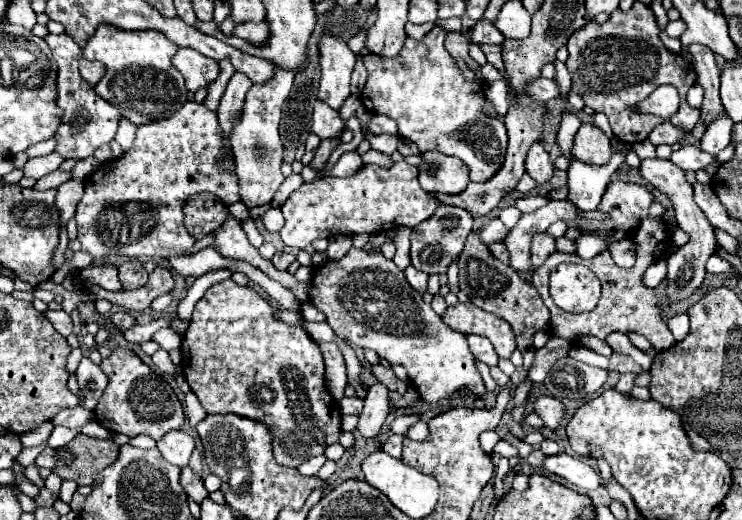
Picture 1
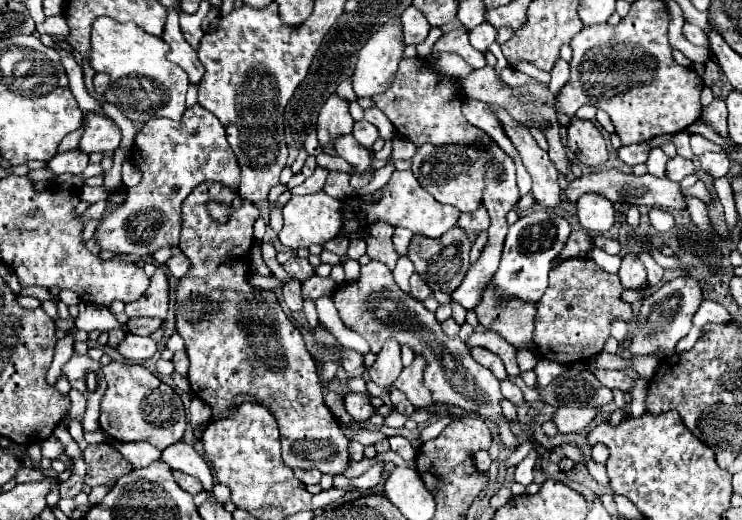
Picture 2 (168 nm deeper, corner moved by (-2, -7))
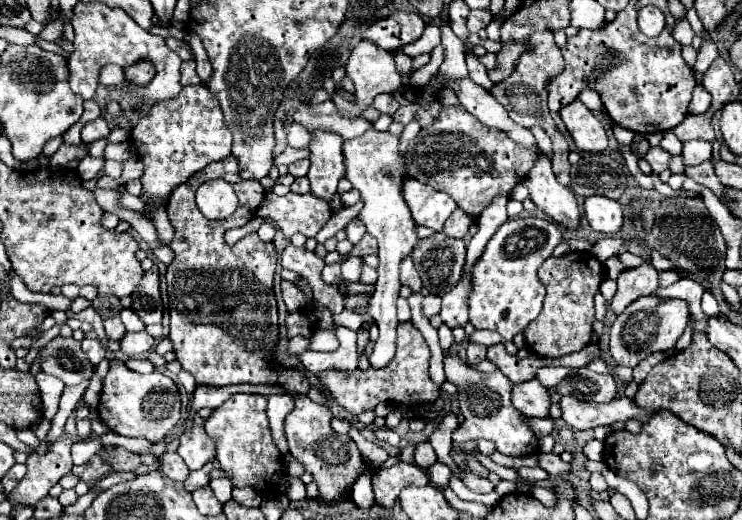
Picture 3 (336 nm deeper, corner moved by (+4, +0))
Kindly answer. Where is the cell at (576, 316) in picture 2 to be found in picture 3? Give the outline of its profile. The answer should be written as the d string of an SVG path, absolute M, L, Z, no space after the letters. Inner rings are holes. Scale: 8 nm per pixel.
M566 253L562 257L548 257L540 267L538 267L538 277L546 285L546 299L544 299L544 309L534 319L526 331L526 345L540 357L562 357L574 351L580 351L588 345L590 333L592 333L592 321L594 321L594 295L600 289L600 283L604 279L604 265L592 255L592 253Z

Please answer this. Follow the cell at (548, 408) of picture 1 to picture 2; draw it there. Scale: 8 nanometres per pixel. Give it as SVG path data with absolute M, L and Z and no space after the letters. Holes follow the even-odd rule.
M558 408L552 414L552 422L560 434L572 434L588 426L596 414L598 408Z

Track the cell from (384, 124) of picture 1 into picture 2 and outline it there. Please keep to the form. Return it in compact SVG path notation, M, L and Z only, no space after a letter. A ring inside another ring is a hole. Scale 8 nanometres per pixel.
M360 120L360 122L354 122L354 138L362 144L362 146L372 146L378 138L380 138L380 134L378 134L378 128L374 126L374 124L370 124L370 122L364 122L364 120Z

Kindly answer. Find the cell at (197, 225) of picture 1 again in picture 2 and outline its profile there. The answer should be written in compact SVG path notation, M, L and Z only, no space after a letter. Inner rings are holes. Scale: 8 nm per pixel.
M204 182L190 192L186 202L182 202L182 236L178 248L190 258L192 266L176 288L176 332L186 342L186 354L190 362L187 374L190 388L196 398L204 400L212 408L212 418L218 420L234 414L234 410L238 408L234 406L236 396L254 396L256 402L266 406L278 420L282 460L288 468L316 468L324 474L342 474L348 464L348 438L344 436L338 418L322 400L314 358L306 350L300 330L282 312L282 306L278 304L274 292L258 290L248 284L250 252L244 250L244 232L252 232L252 226L258 218L258 208L252 202L244 200L242 208L234 210L230 208L232 198L234 194L230 194L230 190L226 190L224 186ZM210 200L228 200L228 222L216 222L210 216Z

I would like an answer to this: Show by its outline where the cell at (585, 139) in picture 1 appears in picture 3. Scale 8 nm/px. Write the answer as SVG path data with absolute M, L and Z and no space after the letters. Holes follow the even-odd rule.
M574 99L566 107L562 107L560 117L566 123L580 151L588 151L588 153L606 151L608 147L606 131L602 123L596 119L596 115L584 103L580 103L580 99Z

